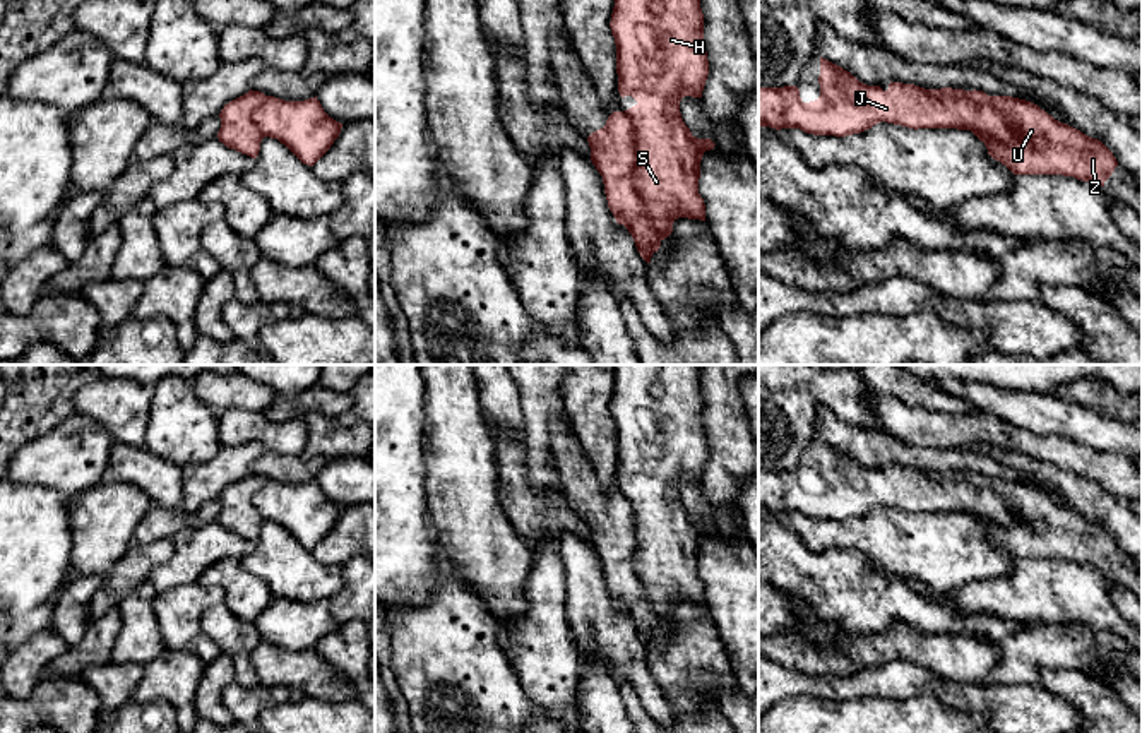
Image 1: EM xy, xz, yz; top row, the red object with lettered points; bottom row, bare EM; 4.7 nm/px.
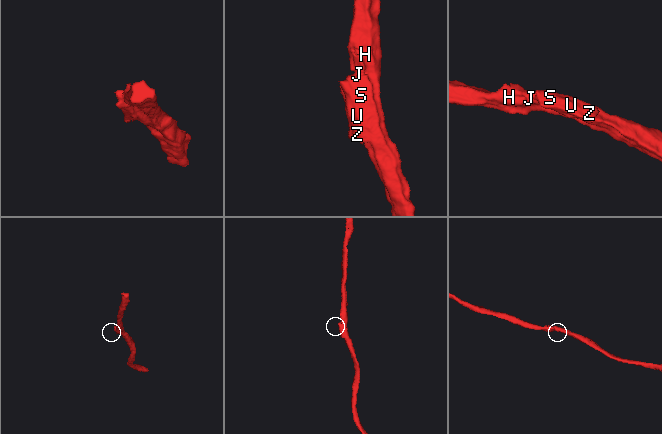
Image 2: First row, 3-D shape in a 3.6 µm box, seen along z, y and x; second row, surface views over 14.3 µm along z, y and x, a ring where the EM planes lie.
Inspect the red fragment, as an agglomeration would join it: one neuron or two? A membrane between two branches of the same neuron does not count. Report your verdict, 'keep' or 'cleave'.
cleave

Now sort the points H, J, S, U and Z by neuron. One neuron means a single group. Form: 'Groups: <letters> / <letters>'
Groups: H J S / U Z

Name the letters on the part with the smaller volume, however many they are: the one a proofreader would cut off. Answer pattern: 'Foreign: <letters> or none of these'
Foreign: U, Z

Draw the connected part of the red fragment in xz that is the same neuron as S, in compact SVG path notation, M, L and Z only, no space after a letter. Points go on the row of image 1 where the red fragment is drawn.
M615 0L610 27L616 45L618 92L637 101L625 110L635 139L635 188L652 231L664 240L678 218L705 221L705 204L699 194L700 161L716 144L711 139L693 137L680 113L680 101L685 96L702 98L709 75L700 0Z

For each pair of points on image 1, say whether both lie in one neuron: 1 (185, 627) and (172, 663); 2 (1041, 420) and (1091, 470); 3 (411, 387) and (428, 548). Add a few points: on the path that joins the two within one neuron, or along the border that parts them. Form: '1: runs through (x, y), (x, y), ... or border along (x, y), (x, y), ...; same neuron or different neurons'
1: border along (165, 648), (190, 651), (206, 663); different neurons
2: border along (1017, 425), (1038, 434), (1057, 434), (1094, 449); different neurons
3: runs through (401, 427), (401, 509); same neuron

